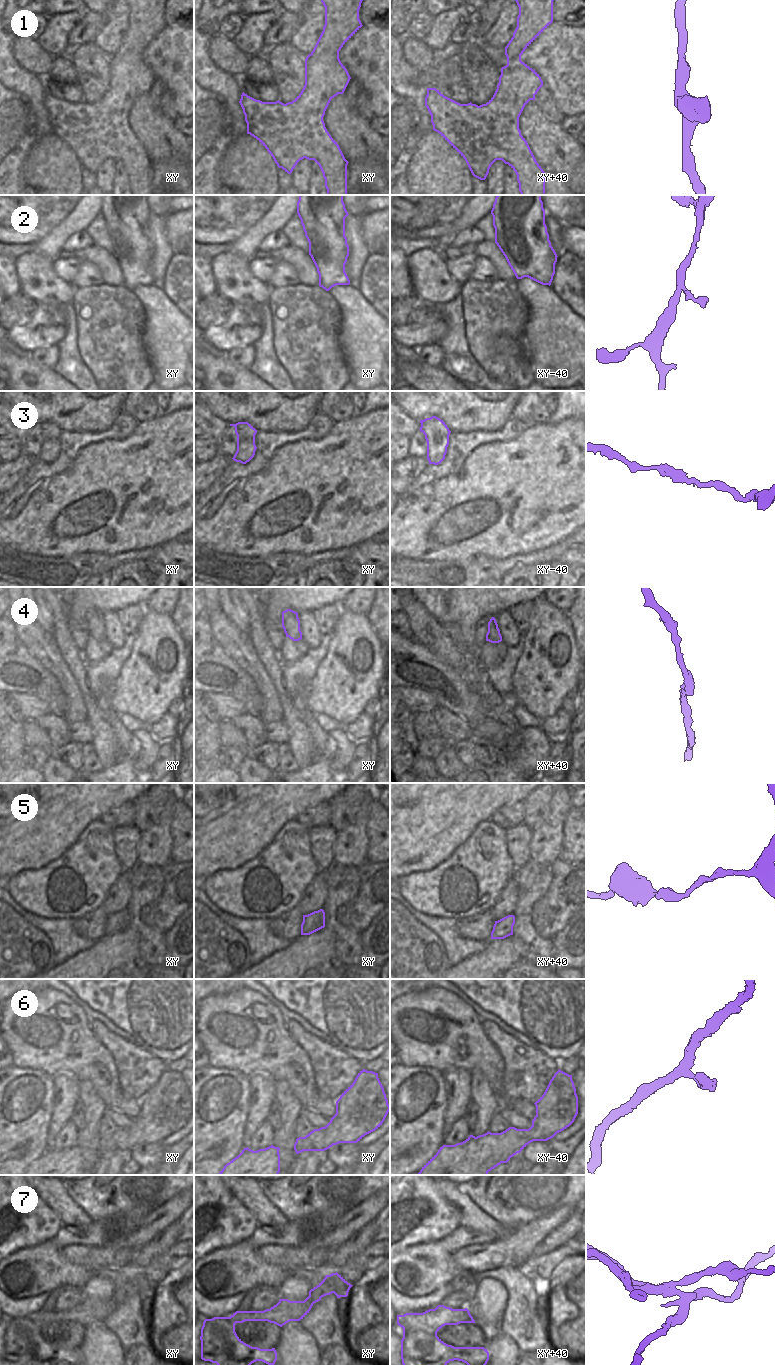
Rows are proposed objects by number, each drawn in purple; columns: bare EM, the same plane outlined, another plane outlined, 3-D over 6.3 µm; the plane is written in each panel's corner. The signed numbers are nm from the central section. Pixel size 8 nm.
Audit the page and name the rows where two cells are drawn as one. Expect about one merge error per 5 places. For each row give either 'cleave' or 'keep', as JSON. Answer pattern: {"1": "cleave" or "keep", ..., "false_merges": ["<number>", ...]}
{"1": "keep", "2": "keep", "3": "keep", "4": "keep", "5": "keep", "6": "keep", "7": "cleave", "false_merges": ["7"]}

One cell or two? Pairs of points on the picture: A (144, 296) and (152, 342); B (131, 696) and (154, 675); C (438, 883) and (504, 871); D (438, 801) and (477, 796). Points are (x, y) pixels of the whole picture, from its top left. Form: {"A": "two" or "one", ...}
{"A": "one", "B": "one", "C": "one", "D": "one"}

